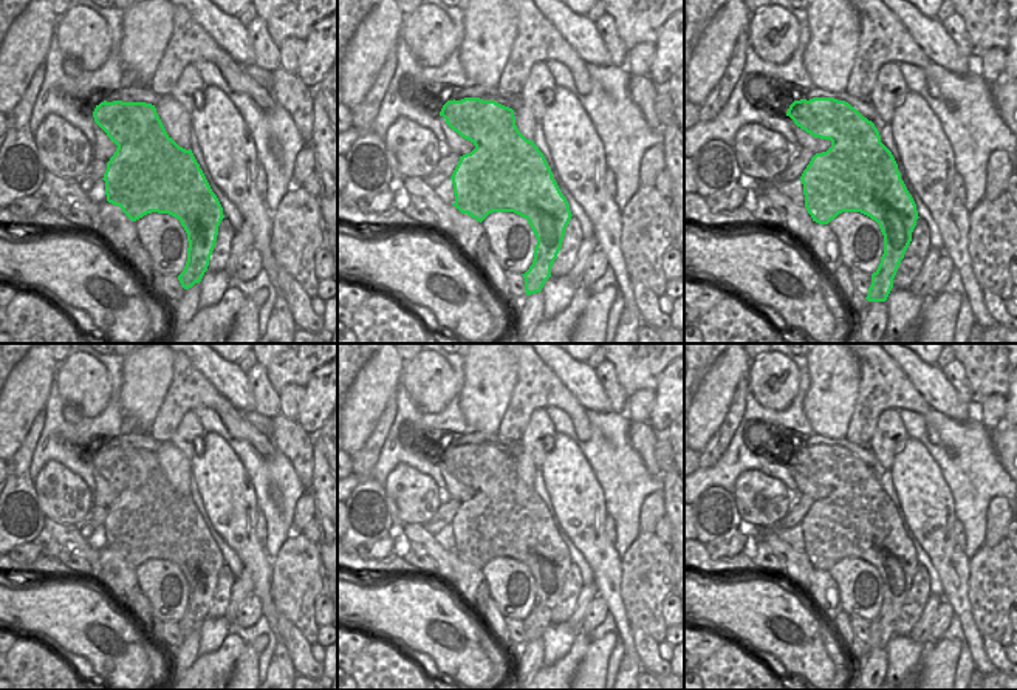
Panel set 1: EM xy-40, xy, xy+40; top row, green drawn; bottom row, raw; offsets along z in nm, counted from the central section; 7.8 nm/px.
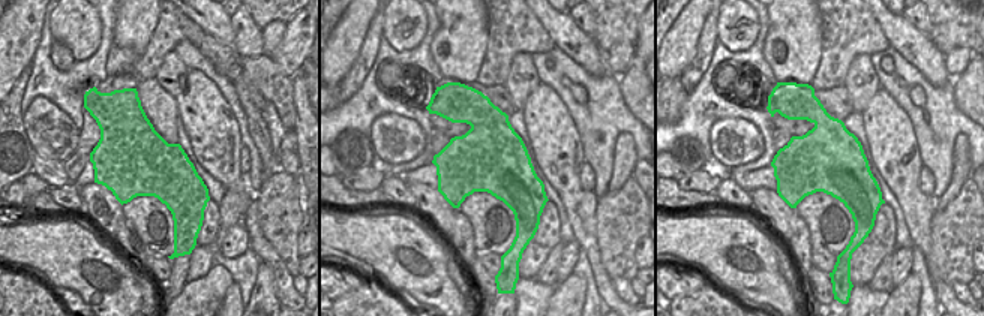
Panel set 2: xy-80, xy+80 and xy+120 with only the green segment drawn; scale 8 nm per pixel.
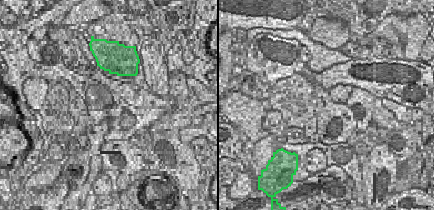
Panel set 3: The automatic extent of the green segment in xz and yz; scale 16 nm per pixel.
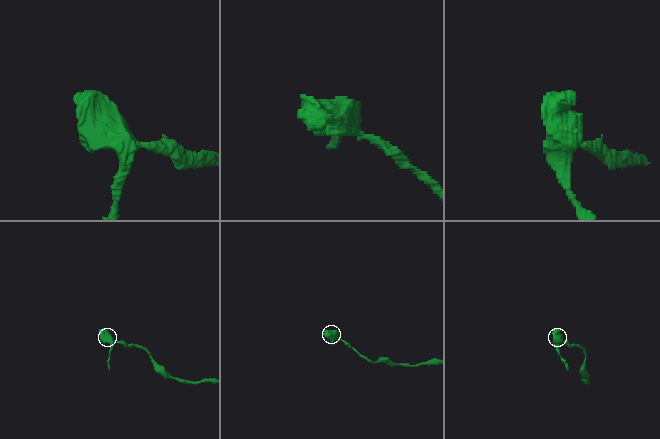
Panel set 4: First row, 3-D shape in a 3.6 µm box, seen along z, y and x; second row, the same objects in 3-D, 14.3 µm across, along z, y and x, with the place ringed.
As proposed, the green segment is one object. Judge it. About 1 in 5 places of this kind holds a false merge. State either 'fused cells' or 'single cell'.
fused cells

